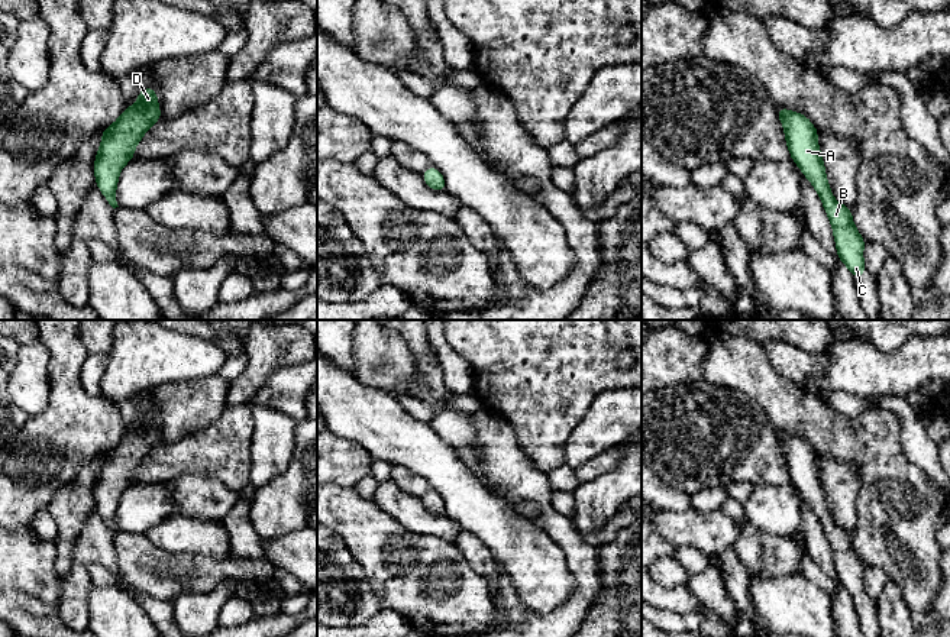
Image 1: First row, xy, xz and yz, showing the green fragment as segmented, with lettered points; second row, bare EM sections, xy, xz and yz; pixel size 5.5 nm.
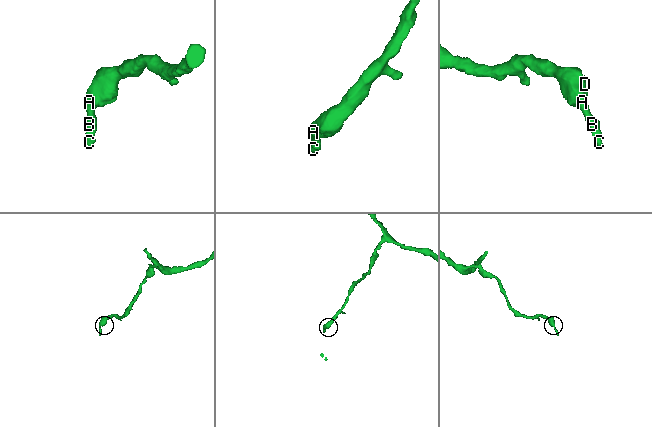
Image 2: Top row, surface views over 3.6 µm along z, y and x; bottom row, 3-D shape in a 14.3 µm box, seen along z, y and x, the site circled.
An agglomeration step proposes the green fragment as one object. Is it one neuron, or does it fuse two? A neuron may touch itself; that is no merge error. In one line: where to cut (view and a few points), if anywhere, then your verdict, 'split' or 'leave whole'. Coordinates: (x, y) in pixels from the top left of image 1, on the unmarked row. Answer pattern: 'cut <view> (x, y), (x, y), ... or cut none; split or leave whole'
cut none; leave whole

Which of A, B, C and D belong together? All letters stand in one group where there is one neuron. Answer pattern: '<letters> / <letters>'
A B C D

